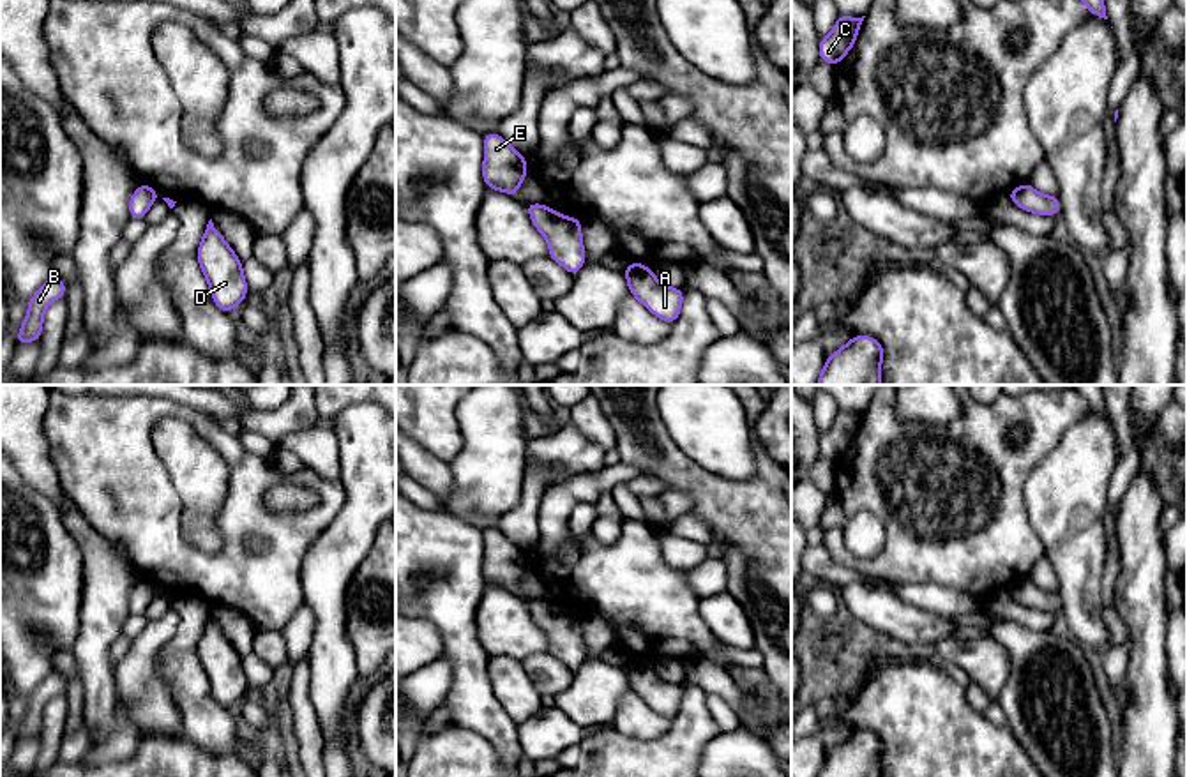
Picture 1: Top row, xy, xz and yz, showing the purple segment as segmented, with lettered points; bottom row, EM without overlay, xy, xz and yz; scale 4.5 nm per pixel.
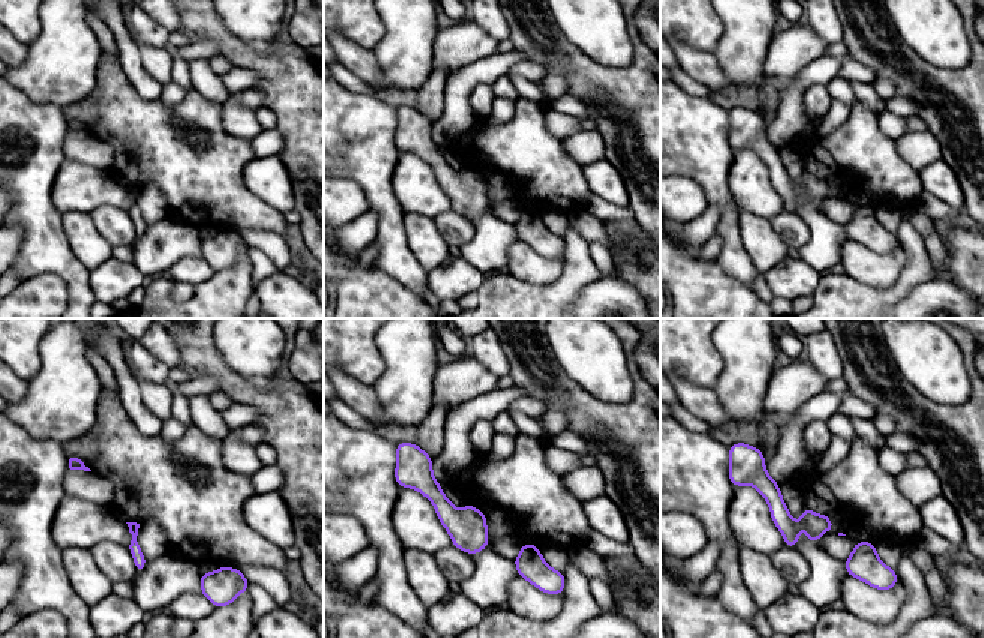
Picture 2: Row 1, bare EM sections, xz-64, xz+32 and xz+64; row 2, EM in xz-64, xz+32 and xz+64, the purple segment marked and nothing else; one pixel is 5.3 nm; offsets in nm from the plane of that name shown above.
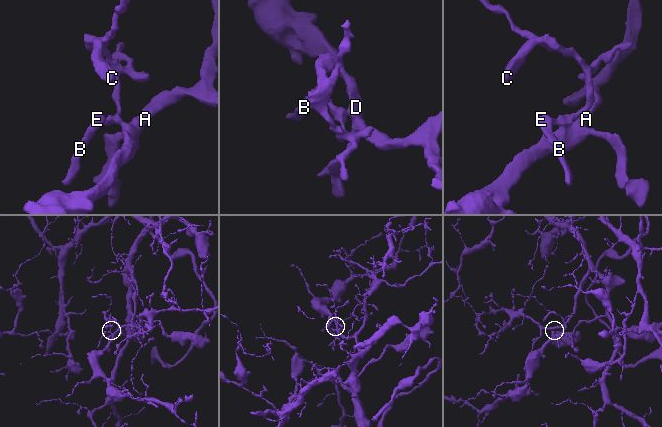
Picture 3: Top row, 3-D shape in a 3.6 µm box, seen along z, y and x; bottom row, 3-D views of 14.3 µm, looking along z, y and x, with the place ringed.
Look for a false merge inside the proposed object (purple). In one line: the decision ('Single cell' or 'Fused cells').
Single cell

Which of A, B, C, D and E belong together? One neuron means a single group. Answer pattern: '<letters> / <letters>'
A B C D E

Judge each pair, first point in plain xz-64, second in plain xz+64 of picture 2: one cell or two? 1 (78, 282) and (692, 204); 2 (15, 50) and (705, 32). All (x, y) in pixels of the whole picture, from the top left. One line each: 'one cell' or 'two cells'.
1: two cells
2: two cells

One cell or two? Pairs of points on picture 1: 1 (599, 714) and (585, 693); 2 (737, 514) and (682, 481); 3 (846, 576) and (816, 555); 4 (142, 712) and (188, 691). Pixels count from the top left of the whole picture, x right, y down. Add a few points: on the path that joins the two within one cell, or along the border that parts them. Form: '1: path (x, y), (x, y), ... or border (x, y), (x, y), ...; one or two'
1: path (596, 709), (590, 698); one
2: path (723, 504), (696, 482); one
3: path (839, 576), (824, 562); one
4: border (158, 659), (158, 675), (170, 689), (184, 731); two

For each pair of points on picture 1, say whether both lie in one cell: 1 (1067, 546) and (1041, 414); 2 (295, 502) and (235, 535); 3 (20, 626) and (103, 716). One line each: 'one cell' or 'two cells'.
1: two cells
2: two cells
3: two cells

